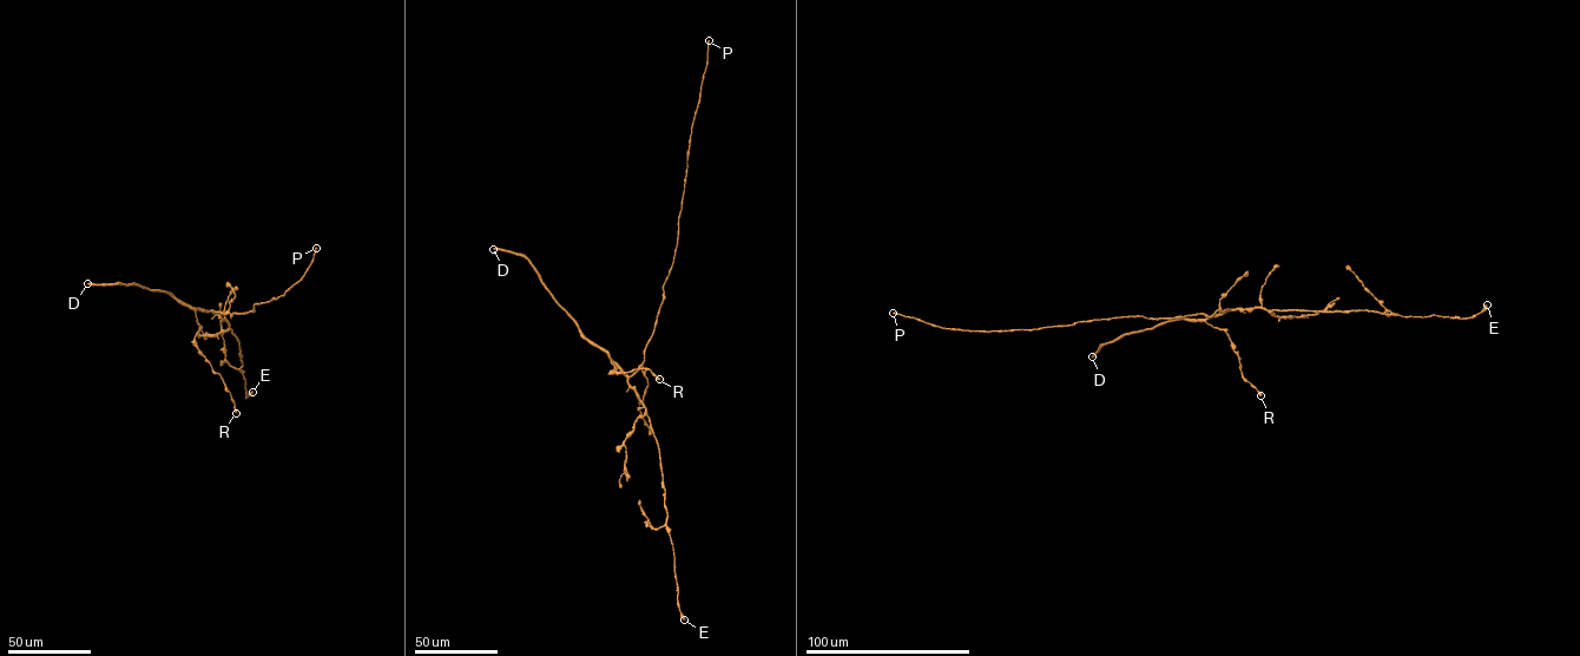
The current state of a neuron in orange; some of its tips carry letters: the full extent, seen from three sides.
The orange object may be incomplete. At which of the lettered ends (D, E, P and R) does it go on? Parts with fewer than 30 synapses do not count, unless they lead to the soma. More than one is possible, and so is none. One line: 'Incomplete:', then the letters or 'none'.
Incomplete: P

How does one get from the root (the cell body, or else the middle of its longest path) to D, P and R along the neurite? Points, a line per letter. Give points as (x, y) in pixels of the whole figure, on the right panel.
D: (1192, 315), (1211, 316), (1217, 310), (1229, 309), (1198, 321), (1171, 320), (1124, 334), (1103, 345), (1092, 356)
P: (1192, 315), (1125, 316), (988, 332), (946, 329), (893, 313)
R: (1192, 315), (1211, 316), (1217, 310), (1229, 309), (1205, 321), (1225, 332), (1237, 353), (1243, 378), (1261, 395)

